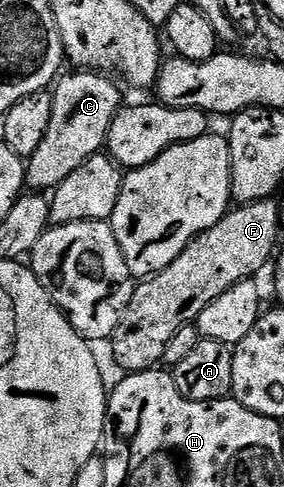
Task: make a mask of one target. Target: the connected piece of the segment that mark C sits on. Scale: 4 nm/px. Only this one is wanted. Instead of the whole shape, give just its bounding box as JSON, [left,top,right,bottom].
[26,71,124,191]

